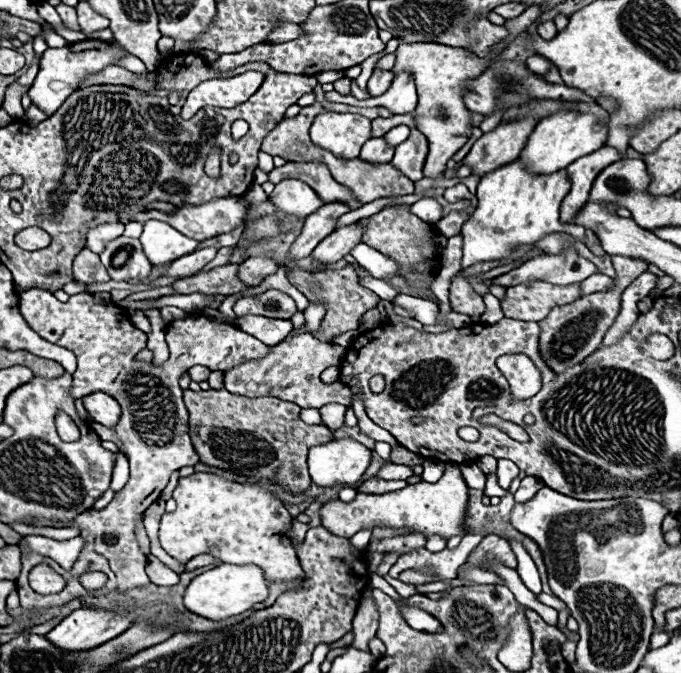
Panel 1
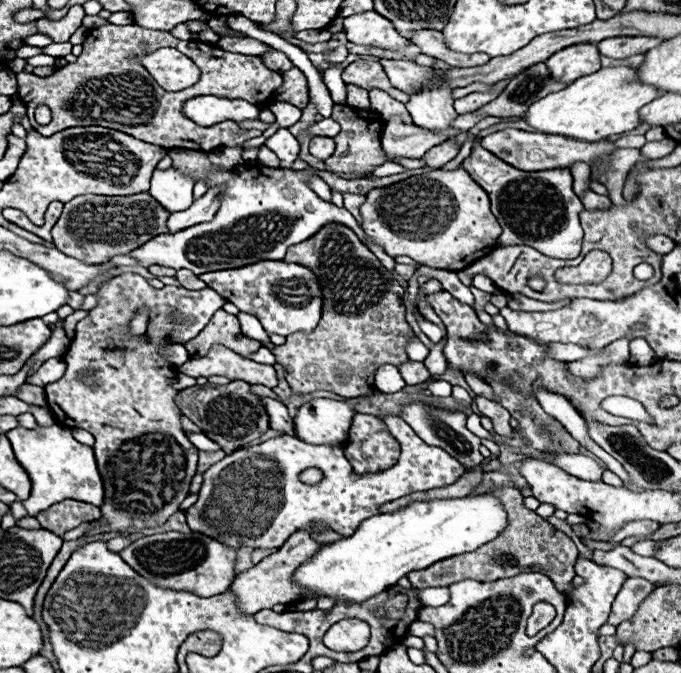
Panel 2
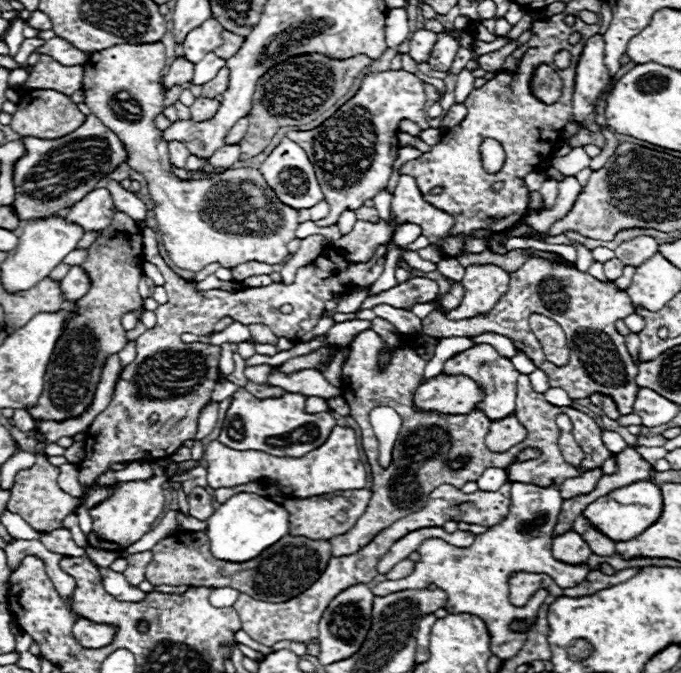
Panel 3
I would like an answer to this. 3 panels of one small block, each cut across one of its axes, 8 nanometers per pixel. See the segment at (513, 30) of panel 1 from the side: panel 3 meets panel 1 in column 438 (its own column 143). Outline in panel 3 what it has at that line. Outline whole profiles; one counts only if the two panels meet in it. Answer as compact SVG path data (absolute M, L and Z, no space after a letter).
M116 44L90 54L84 64L84 104L108 126L128 150L128 166L140 172L154 200L154 216L170 260L184 270L198 272L218 262L224 268L258 260L280 264L288 254L288 242L298 228L298 212L284 206L256 168L226 170L206 180L184 182L170 170L168 142L154 126L154 118L164 110L160 88L166 66L164 44Z

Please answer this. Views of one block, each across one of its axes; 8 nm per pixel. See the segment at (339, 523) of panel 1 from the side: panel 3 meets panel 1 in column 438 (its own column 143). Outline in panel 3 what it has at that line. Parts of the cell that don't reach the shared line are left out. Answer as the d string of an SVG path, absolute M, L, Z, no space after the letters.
M152 464L154 476L148 480L132 480L132 482L120 482L118 488L100 504L92 508L92 532L88 534L88 544L92 548L104 548L104 550L124 550L138 542L152 526L152 522L162 514L164 508L164 494L162 484L166 482L166 472Z

